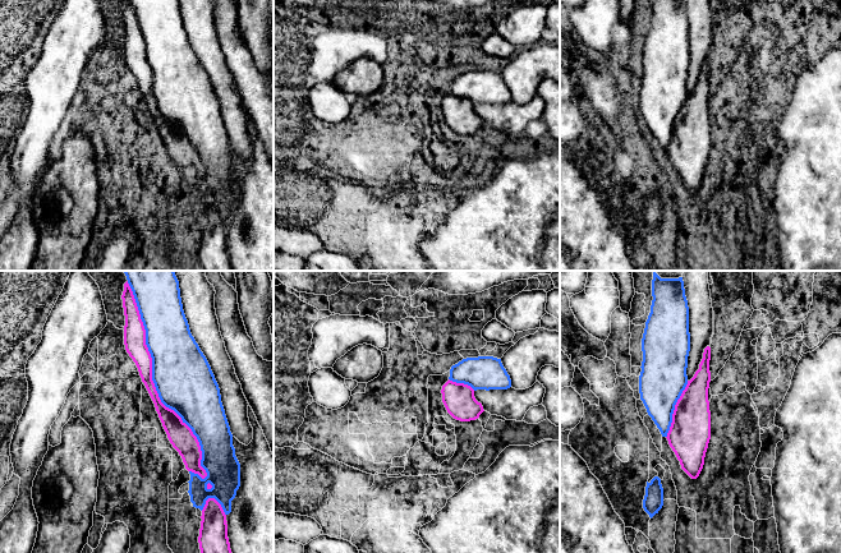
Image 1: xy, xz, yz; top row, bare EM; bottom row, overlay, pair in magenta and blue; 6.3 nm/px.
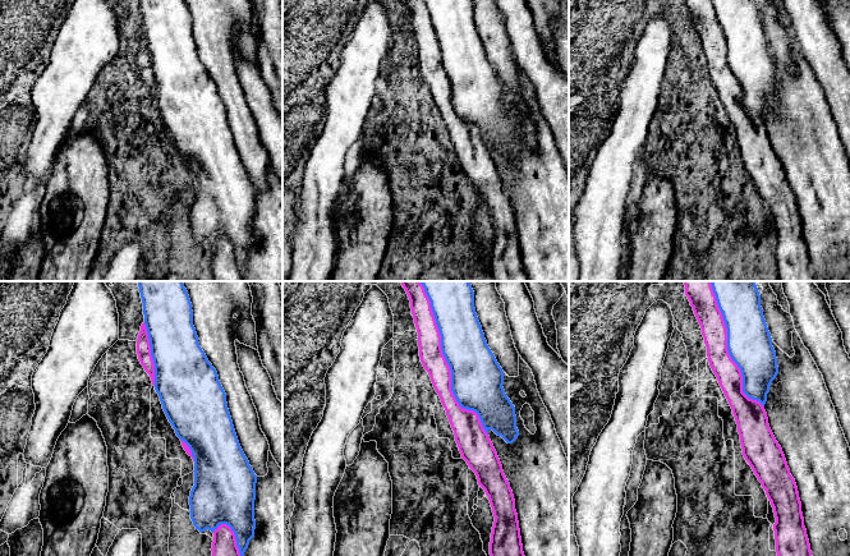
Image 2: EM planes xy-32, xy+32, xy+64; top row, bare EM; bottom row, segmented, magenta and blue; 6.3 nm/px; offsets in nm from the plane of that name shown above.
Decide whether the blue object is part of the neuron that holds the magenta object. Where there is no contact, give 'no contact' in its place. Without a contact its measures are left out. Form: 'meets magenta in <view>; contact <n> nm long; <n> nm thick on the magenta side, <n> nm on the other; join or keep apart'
meets magenta in xy; contact 1300 nm long; 130 nm thick on the magenta side, 360 nm on the other; keep apart

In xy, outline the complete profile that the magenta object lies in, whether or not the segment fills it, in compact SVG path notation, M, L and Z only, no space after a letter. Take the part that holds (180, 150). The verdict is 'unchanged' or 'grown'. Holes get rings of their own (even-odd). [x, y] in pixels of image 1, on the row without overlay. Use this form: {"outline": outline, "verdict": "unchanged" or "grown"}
{"outline": "M124 0L121 13L125 29L125 64L135 77L142 96L155 117L167 152L181 170L185 183L204 193L207 186L201 180L202 165L197 151L174 124L166 121L161 116L156 105L152 95L152 72L146 59L146 43L130 0Z", "verdict": "unchanged"}

